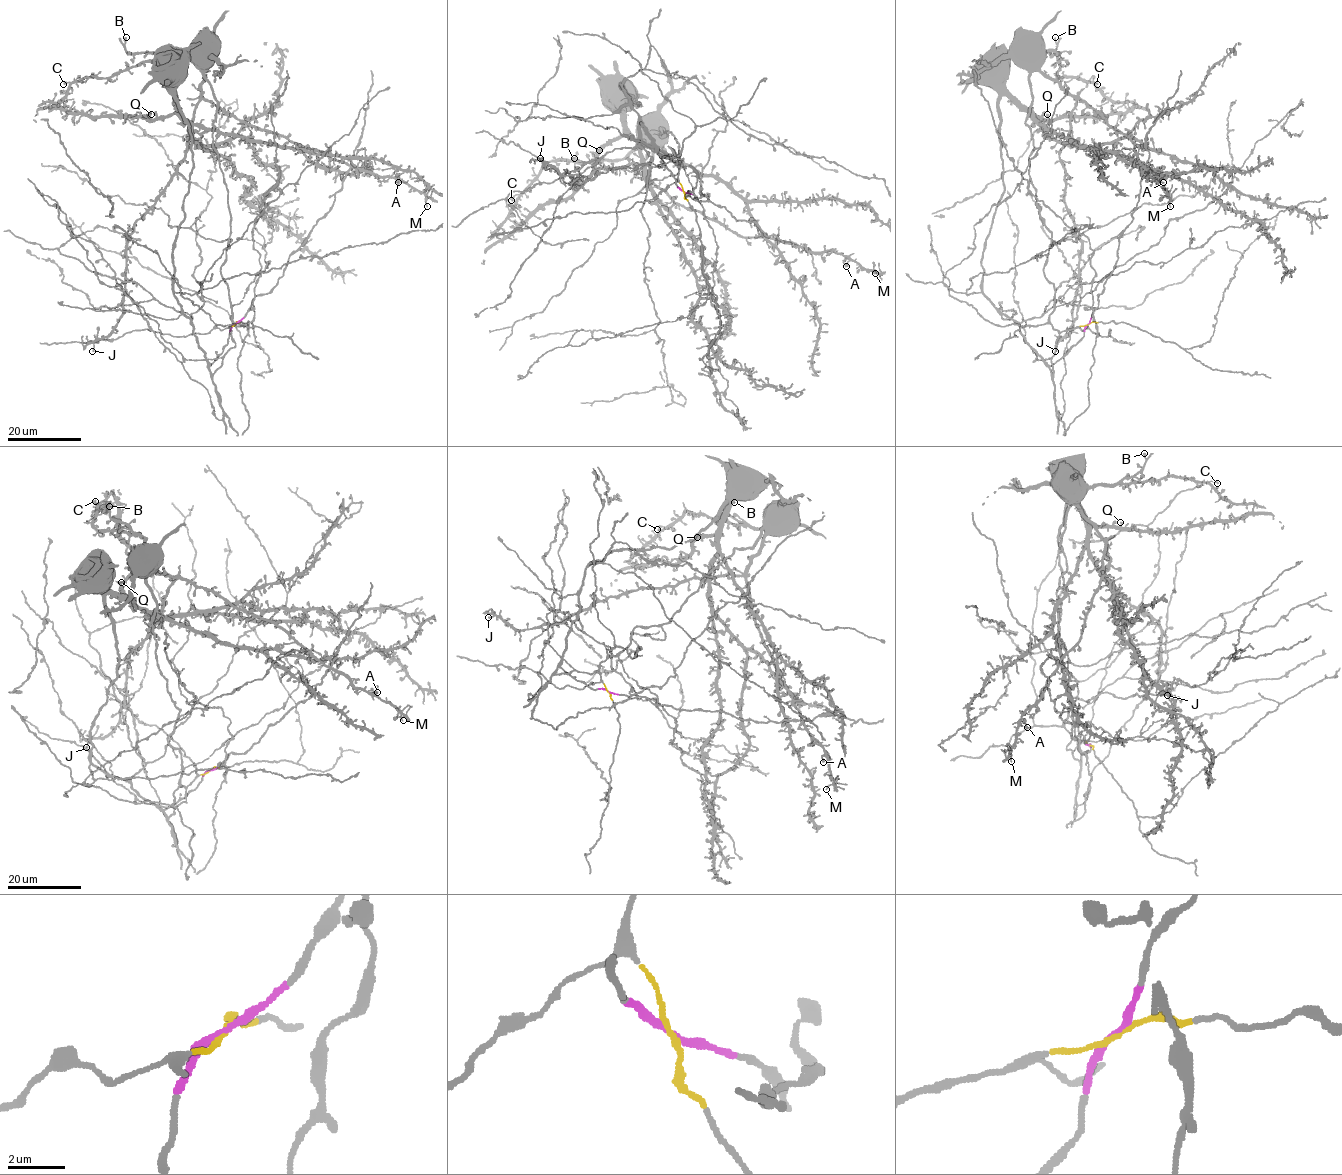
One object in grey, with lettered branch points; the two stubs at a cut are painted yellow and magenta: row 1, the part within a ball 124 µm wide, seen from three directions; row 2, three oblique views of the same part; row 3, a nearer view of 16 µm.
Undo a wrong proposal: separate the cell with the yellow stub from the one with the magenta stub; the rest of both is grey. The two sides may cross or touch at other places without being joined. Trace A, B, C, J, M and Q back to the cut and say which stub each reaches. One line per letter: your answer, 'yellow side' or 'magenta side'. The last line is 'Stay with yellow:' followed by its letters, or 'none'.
A: yellow side
B: yellow side
C: yellow side
J: yellow side
M: yellow side
Q: magenta side
Stay with yellow: A, B, C, J, M

